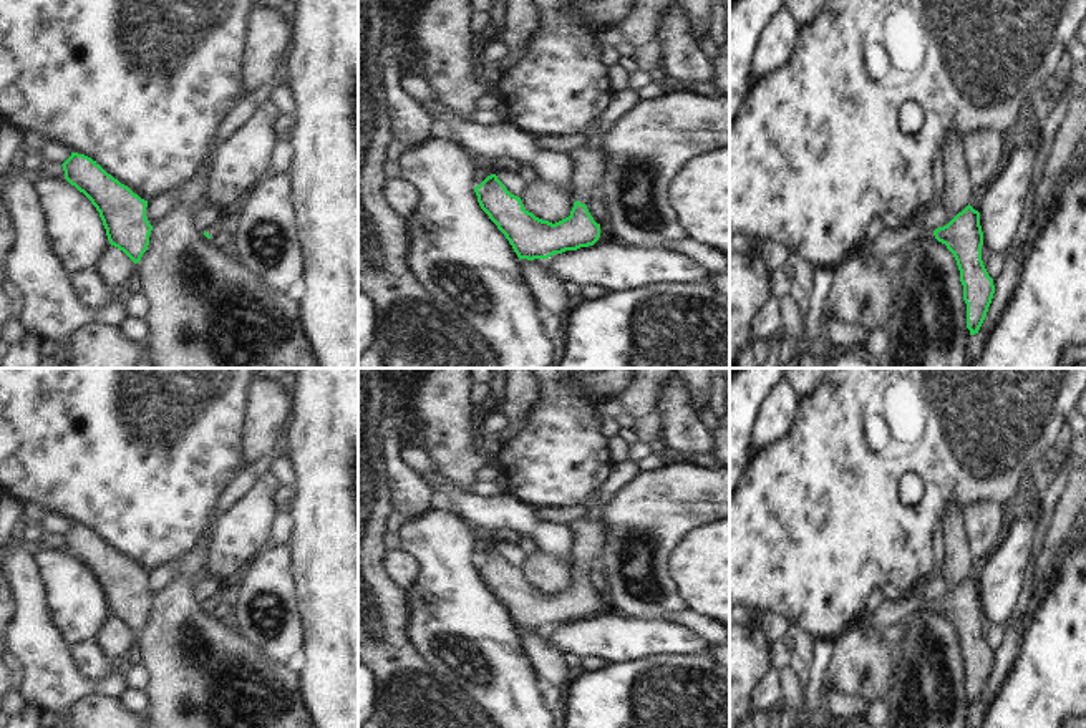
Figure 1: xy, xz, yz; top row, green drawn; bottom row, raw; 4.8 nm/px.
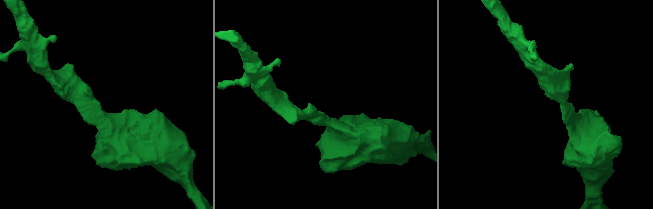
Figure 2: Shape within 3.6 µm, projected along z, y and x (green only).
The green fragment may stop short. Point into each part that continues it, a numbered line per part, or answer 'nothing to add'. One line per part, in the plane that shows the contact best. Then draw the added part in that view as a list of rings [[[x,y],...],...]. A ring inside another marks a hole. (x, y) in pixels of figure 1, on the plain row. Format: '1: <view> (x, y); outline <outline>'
1: xz (587, 536); outline [[[579,519],[570,522],[567,527],[574,537],[570,554],[574,574],[579,572],[589,577],[594,570],[604,570],[600,551],[605,531],[602,521],[599,519],[595,522],[587,522]]]

